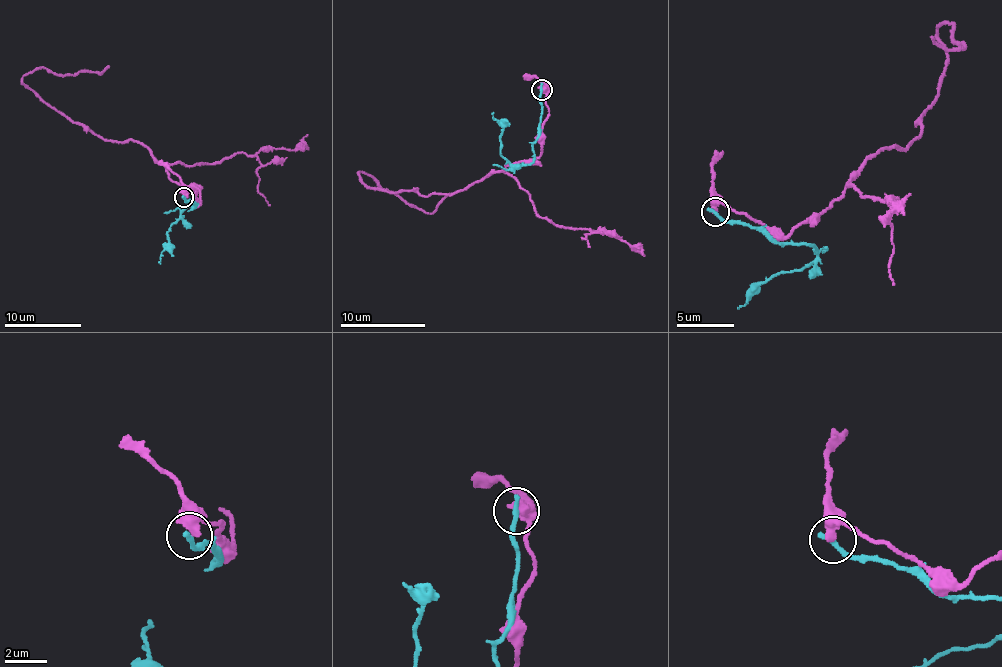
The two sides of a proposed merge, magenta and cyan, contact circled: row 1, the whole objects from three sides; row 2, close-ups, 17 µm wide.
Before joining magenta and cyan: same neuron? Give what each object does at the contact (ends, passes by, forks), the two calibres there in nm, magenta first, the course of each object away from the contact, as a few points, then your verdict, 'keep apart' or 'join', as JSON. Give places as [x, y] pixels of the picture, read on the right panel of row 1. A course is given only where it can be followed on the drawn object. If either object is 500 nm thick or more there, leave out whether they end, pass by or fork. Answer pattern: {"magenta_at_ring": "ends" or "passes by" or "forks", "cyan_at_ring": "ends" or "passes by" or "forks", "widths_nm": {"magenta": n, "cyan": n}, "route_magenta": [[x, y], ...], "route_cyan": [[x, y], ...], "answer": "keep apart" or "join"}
{"magenta_at_ring": "ends", "cyan_at_ring": "ends", "widths_nm": {"magenta": 480, "cyan": 280}, "route_magenta": [[714, 211], [788, 235], [878, 151], [907, 147], [943, 81], [938, 29], [965, 46], [929, 37]], "route_cyan": [[714, 211], [736, 224], [764, 228], [775, 239], [811, 245], [815, 258], [804, 266], [774, 273], [738, 308]], "answer": "keep apart"}

